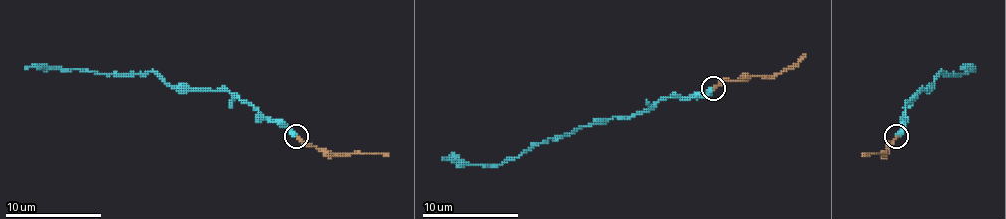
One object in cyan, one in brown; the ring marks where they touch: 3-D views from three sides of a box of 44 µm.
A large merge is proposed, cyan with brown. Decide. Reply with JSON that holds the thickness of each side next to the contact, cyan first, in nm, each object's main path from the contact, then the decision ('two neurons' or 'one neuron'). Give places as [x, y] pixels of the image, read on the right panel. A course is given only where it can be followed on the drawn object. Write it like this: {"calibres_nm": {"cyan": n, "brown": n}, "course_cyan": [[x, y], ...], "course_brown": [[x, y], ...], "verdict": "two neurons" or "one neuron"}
{"calibres_nm": {"cyan": 360, "brown": 180}, "course_cyan": [[896, 136], [903, 129], [908, 103], [920, 91], [927, 91], [941, 71], [965, 74], [973, 69], [965, 69]], "course_brown": [[896, 136], [884, 153], [862, 156]], "verdict": "two neurons"}

